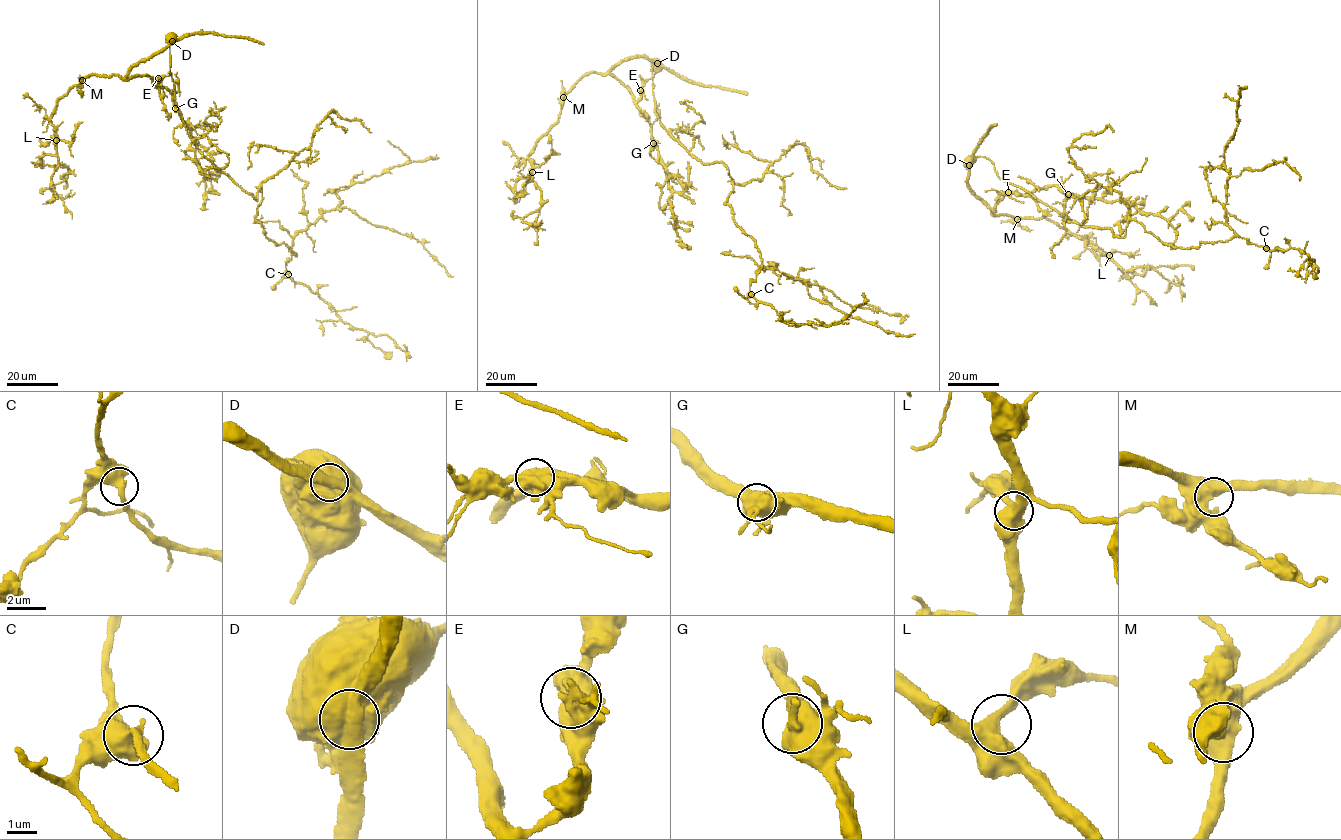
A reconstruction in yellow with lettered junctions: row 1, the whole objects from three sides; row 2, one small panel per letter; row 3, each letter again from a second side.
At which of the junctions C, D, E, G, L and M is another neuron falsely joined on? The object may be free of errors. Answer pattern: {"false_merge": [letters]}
{"false_merge": ["D"]}

